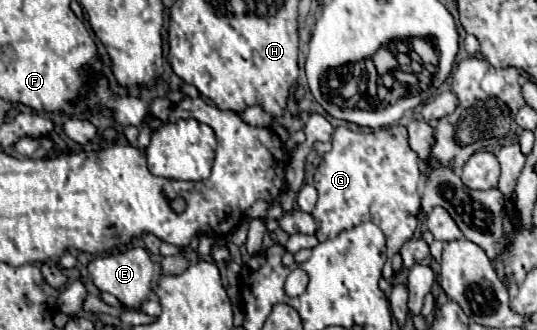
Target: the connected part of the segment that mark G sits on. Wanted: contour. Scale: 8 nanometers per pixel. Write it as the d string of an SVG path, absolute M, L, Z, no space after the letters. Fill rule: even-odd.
M339 126L331 140L331 150L325 152L317 170L315 182L319 200L313 216L319 220L319 242L335 238L341 230L351 230L361 222L377 224L387 240L387 262L383 278L393 280L391 258L413 236L419 216L419 156L407 142L405 126L368 128L367 132L353 132Z

